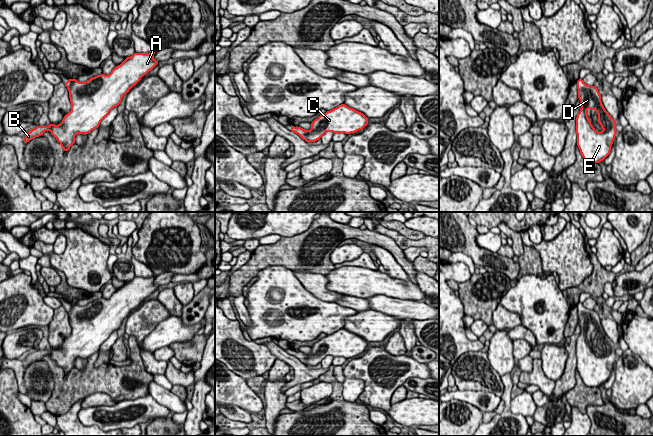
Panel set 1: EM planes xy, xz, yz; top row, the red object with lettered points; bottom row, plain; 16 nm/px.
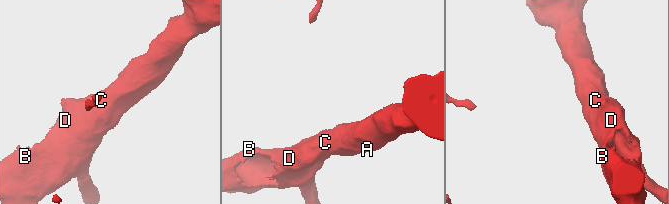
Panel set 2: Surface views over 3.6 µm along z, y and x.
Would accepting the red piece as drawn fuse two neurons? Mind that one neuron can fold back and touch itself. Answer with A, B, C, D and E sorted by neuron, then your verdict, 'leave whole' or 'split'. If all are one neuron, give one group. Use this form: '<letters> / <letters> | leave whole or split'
A B C D E | leave whole

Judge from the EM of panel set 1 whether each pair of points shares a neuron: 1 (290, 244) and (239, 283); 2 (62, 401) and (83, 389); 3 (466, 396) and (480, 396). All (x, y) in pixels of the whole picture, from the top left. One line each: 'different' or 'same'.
1: same
2: same
3: same

